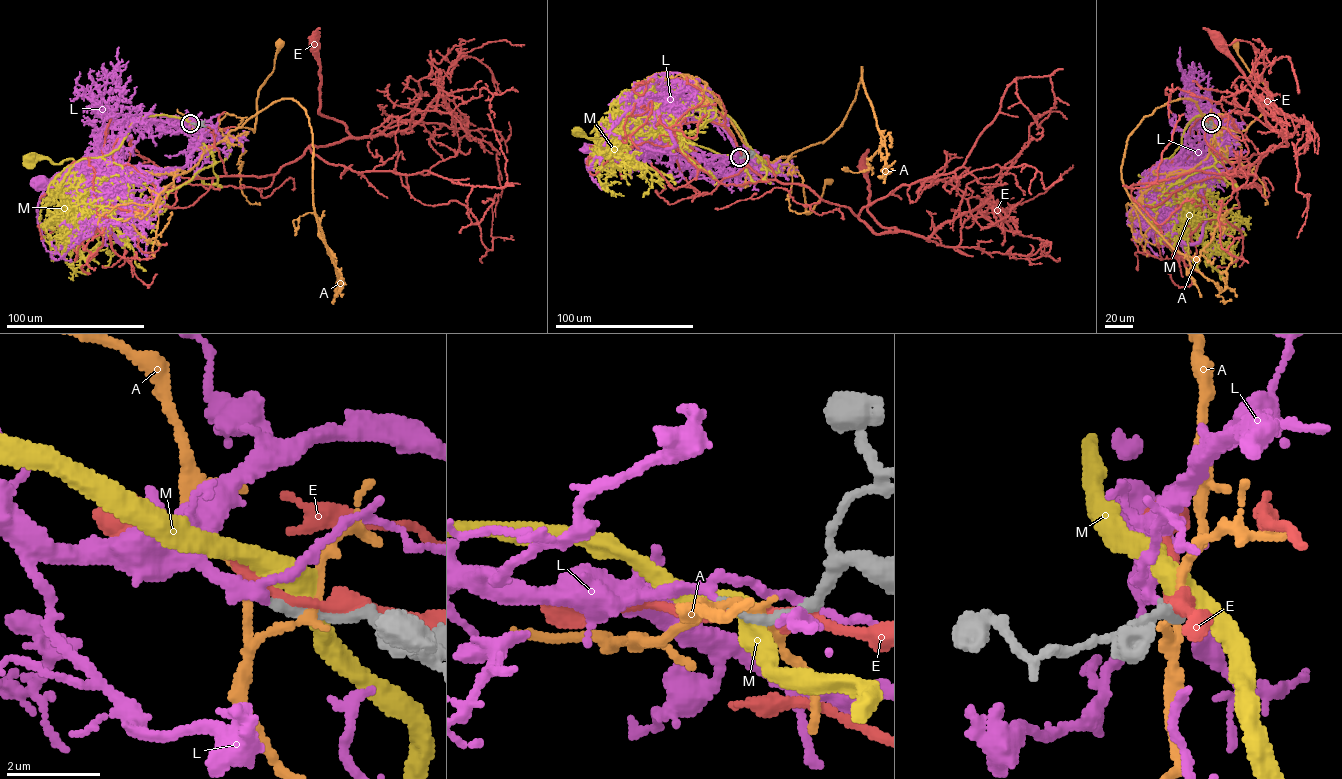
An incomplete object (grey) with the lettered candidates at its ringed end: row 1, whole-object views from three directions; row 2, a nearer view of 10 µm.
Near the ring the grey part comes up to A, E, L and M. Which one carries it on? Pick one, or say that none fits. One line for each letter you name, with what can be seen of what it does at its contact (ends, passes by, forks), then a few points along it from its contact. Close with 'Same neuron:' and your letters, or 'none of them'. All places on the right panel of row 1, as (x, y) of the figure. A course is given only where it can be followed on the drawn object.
L: it passes by; course (1211, 123), (1208, 115), (1197, 121), (1207, 130), (1201, 153), (1206, 160), (1205, 167), (1220, 173), (1203, 186)
Same neuron: L

